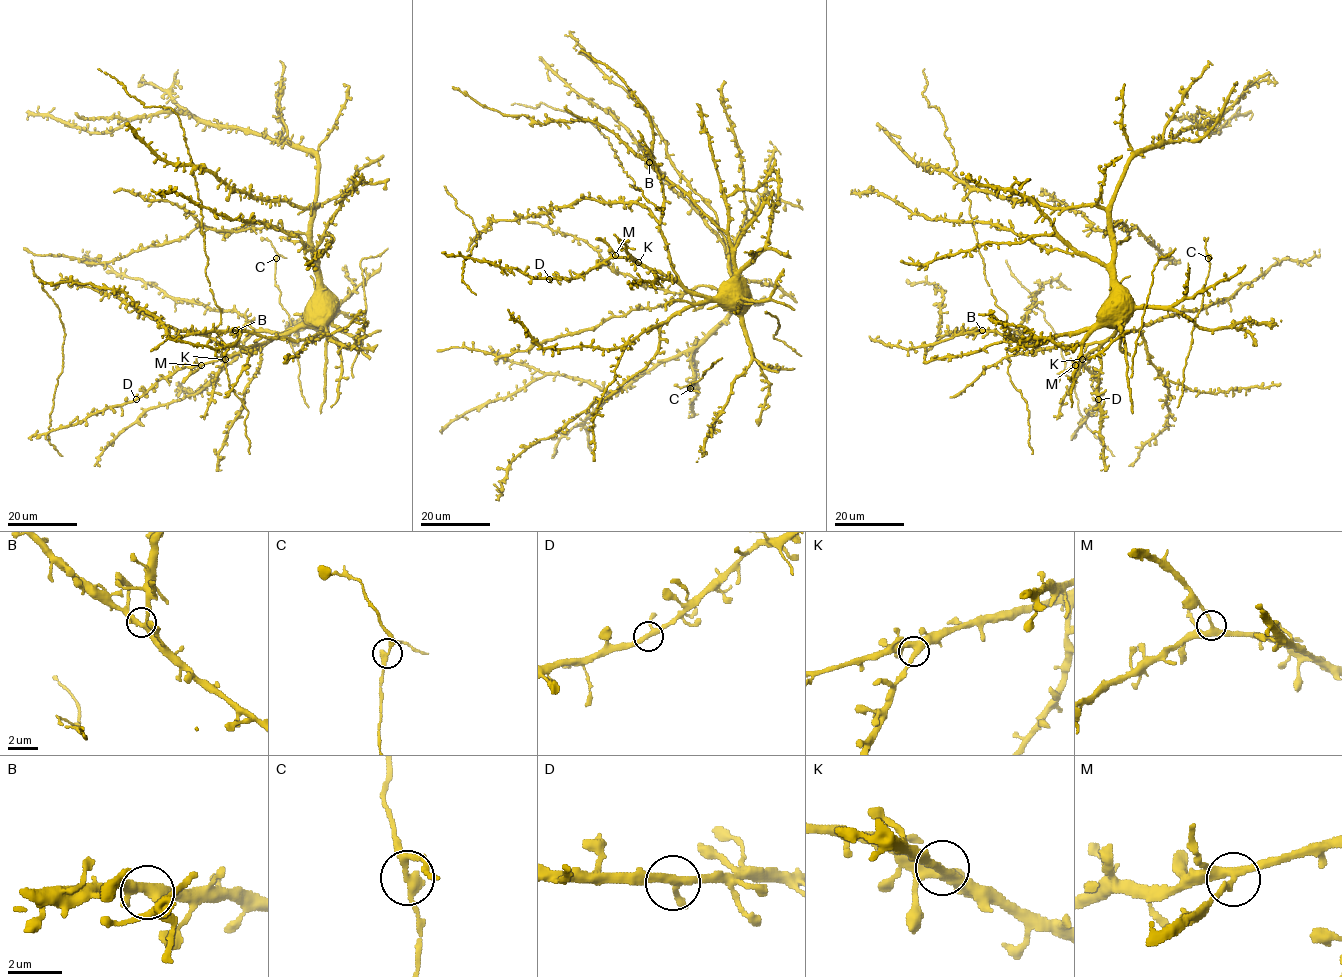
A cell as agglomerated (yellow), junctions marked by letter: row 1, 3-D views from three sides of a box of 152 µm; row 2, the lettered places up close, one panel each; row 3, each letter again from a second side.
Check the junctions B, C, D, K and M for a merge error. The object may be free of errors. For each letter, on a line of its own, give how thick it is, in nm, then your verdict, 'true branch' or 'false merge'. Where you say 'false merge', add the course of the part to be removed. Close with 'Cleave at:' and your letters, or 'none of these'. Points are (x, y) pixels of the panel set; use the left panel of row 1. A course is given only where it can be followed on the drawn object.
B: 340 nm | true branch
C: 260 nm | true branch
D: 280 nm | true branch
K: 320 nm | true branch
M: 280 nm | true branch
Cleave at: none of these

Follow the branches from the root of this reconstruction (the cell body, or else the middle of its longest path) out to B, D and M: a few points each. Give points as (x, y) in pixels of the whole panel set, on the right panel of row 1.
B: (1118, 310), (1121, 305), (1113, 305), (1089, 327), (1046, 339), (1007, 337), (982, 330)
D: (1118, 310), (1121, 305), (1120, 326), (1098, 348), (1077, 362), (1097, 379), (1098, 399)
M: (1118, 310), (1121, 305), (1120, 326), (1075, 365)

